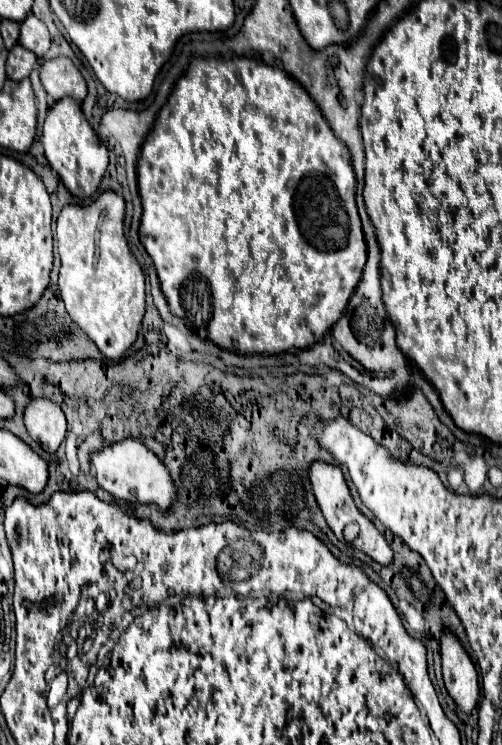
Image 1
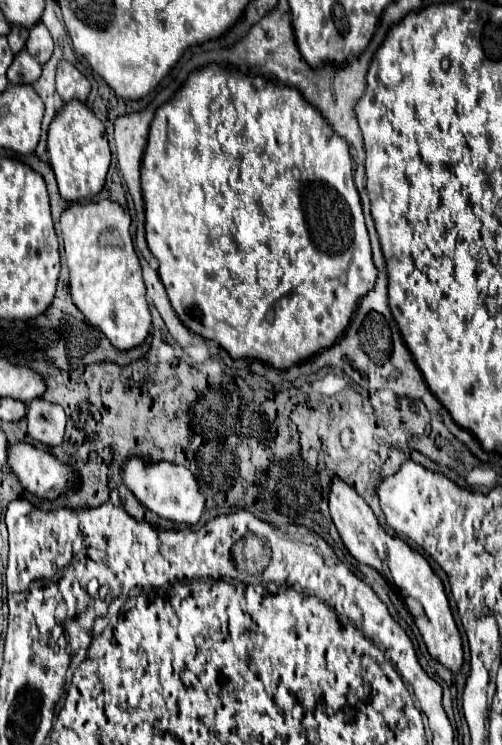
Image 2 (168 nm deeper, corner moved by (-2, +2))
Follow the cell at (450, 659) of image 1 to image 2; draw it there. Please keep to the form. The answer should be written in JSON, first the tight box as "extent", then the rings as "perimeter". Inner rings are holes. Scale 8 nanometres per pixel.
{"extent":[328,476,464,674],"perimeter":[[[334,476],[332,484],[330,484],[328,508],[330,508],[330,516],[336,524],[338,534],[342,538],[342,542],[346,544],[348,552],[360,564],[368,564],[368,566],[376,568],[388,582],[392,582],[400,590],[400,594],[404,598],[414,598],[422,604],[426,618],[414,618],[414,620],[416,620],[416,626],[418,626],[418,630],[420,630],[420,634],[426,642],[426,648],[428,648],[430,656],[436,658],[438,662],[442,662],[450,672],[460,674],[460,670],[464,666],[462,636],[460,636],[460,630],[454,622],[444,586],[442,586],[440,578],[432,572],[426,558],[422,558],[418,552],[414,552],[400,538],[394,538],[390,534],[386,534],[384,528],[378,524],[378,520],[376,520],[374,512],[370,510],[370,506],[364,502],[364,498],[360,498],[356,494],[356,490],[352,490],[338,476]]]}

